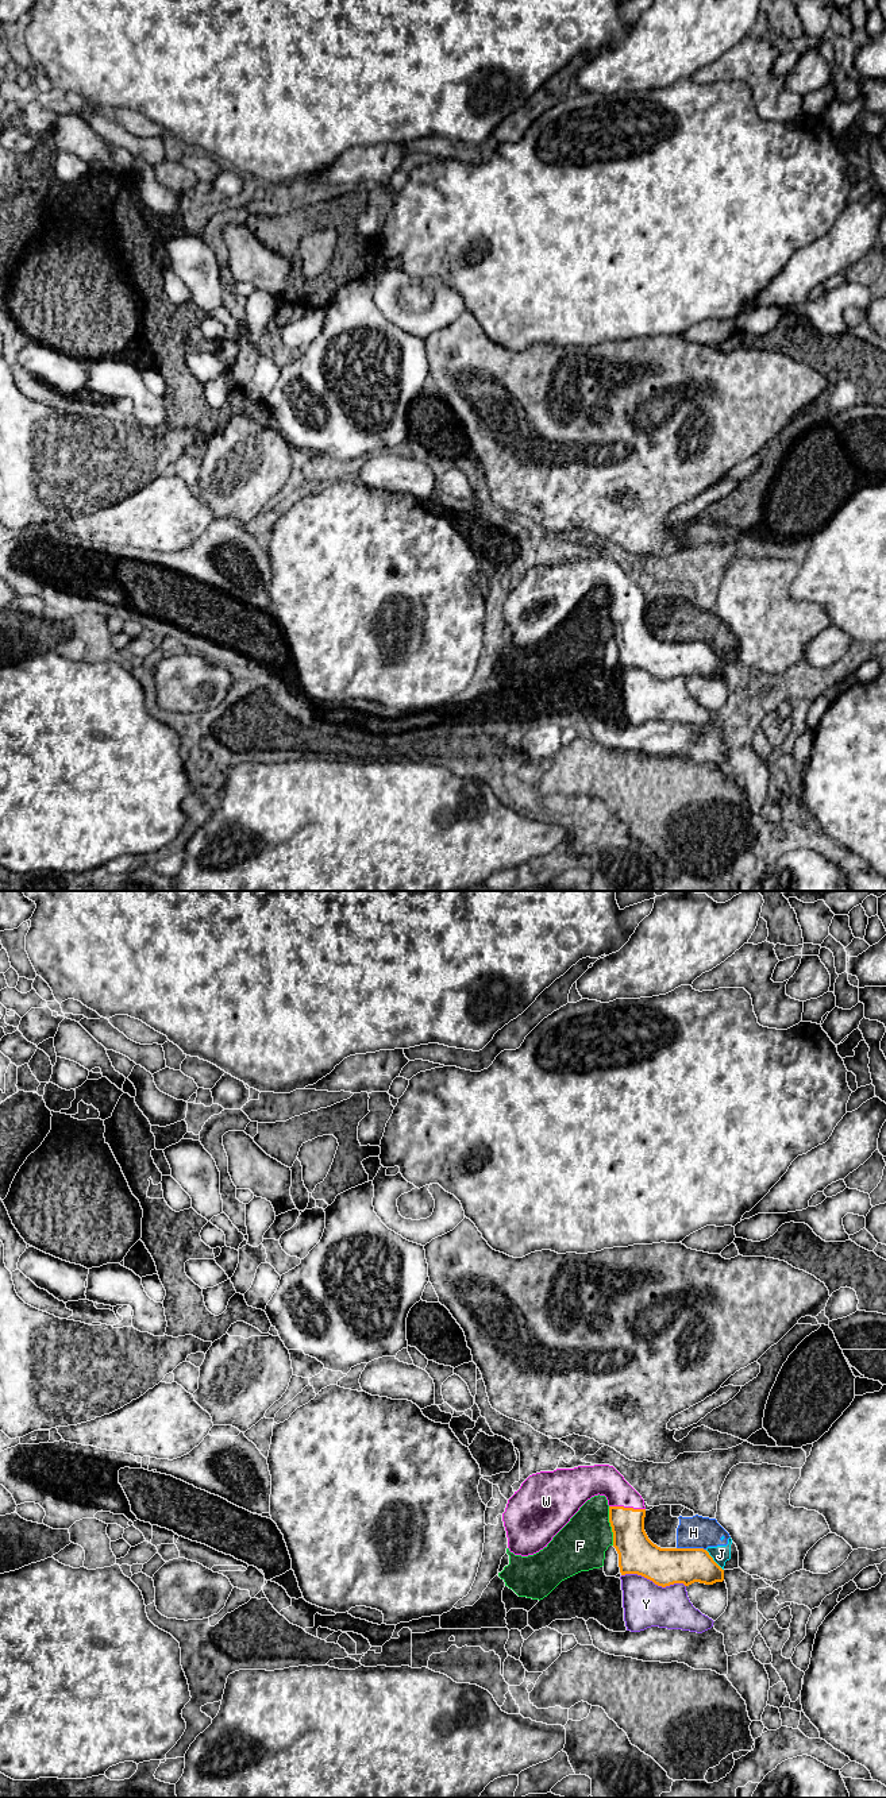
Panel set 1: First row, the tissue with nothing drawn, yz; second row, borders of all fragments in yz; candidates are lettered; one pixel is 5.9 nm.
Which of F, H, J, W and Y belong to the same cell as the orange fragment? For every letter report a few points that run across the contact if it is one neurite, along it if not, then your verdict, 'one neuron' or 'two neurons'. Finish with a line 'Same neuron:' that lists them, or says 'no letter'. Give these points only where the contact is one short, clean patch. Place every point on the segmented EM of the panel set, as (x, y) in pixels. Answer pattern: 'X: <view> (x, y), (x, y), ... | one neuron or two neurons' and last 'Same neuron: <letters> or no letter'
F: two neurons
H: yz (677, 1547), (702, 1547), (705, 1550) | two neurons
J: yz (705, 1550), (723, 1570) | two neurons
W: yz (630, 1539), (627, 1508), (623, 1499), (604, 1480) | one neuron
Y: two neurons
Same neuron: W

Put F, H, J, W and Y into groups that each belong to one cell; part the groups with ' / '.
F H J / W / Y

